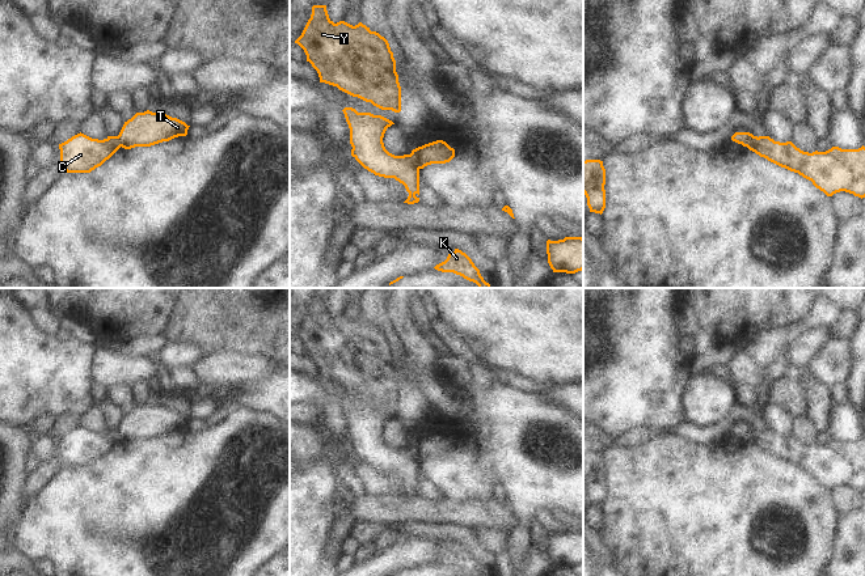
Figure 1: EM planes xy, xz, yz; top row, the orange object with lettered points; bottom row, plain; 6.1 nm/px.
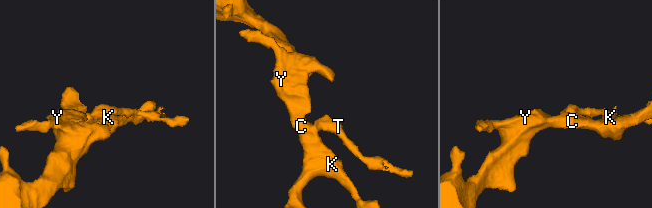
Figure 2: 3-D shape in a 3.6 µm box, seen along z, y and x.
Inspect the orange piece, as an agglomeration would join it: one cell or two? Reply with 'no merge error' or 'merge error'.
merge error

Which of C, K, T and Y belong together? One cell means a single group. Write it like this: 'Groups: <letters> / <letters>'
Groups: C K Y / T.

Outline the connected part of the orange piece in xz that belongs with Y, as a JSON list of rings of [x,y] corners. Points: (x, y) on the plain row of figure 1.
[[[313,298],[312,308],[301,329],[295,334],[305,346],[307,355],[317,364],[320,376],[337,380],[381,403],[401,405],[401,380],[396,353],[388,334],[359,315],[353,319],[345,314],[334,317],[326,298]]]

